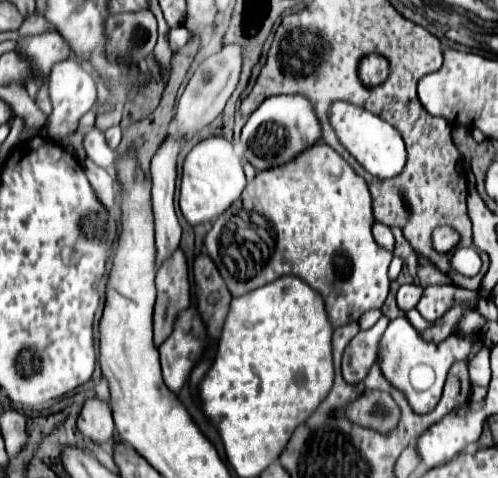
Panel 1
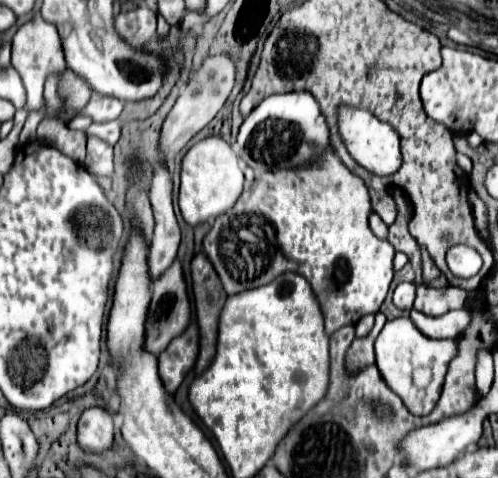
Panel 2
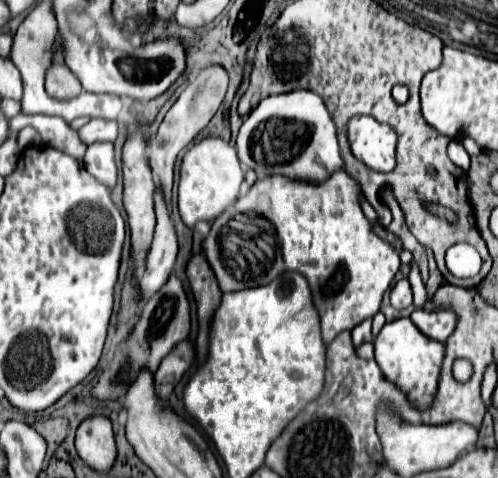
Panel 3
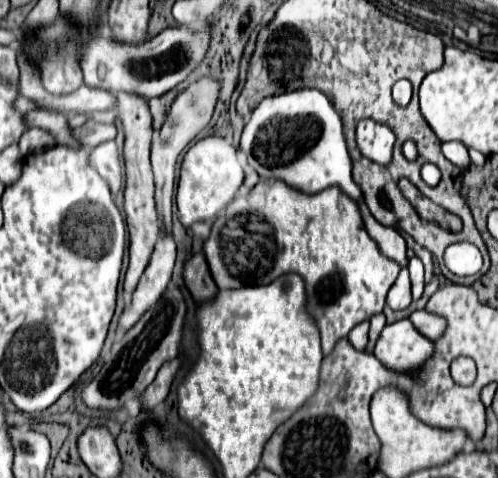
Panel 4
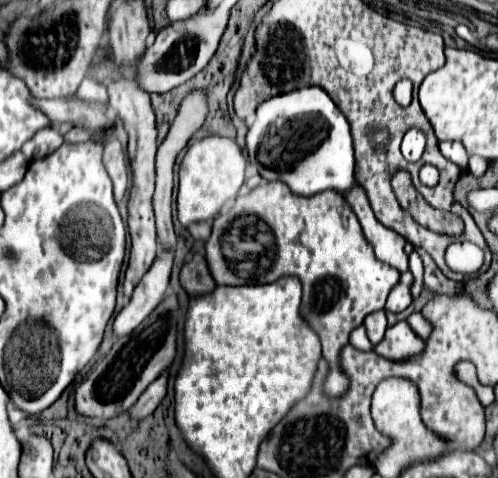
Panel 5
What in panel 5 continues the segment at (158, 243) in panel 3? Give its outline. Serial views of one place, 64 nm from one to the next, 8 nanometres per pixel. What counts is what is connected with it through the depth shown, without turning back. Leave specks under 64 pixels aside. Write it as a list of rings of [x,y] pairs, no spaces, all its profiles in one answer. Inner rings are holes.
[[[158,248],[158,256],[152,262],[152,268],[146,272],[146,276],[136,286],[132,300],[118,312],[114,320],[114,334],[126,336],[130,334],[164,298],[164,292],[168,288],[170,272],[174,262],[174,250],[172,248]]]

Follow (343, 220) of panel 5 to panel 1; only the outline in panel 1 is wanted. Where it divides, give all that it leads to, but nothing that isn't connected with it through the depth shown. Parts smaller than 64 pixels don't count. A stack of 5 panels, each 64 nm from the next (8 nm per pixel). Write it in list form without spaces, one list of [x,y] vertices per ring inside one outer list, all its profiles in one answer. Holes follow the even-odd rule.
[[[314,144],[308,152],[302,152],[284,166],[258,172],[244,188],[240,200],[218,216],[204,238],[204,248],[218,266],[232,296],[242,296],[260,288],[272,282],[274,276],[300,276],[308,286],[322,294],[328,304],[328,316],[336,328],[384,304],[390,290],[388,266],[392,254],[380,248],[372,236],[374,216],[368,184],[330,146]]]

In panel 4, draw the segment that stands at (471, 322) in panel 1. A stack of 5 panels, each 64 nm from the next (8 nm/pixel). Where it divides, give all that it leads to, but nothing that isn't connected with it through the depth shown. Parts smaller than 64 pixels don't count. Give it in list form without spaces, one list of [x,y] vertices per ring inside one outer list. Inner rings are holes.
[[[416,310],[416,312],[412,312],[410,322],[416,326],[416,330],[418,330],[420,334],[424,334],[424,336],[430,338],[430,340],[434,340],[436,336],[442,336],[444,326],[446,326],[446,322],[444,322],[442,316],[430,314],[430,312],[426,312],[426,310]]]

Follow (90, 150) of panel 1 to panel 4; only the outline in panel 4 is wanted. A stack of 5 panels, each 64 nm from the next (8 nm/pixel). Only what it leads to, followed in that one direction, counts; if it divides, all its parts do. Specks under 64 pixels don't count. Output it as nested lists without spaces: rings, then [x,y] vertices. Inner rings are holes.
[[[104,142],[92,148],[92,168],[100,172],[114,194],[122,188],[122,166],[118,160],[116,142]]]

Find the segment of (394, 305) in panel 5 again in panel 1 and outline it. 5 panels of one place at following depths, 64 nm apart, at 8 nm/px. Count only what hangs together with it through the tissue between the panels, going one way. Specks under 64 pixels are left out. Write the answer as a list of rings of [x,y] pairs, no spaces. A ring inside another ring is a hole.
[[[404,284],[404,286],[400,286],[398,296],[396,296],[398,308],[402,308],[404,312],[416,308],[416,304],[418,304],[420,298],[422,298],[422,292],[424,292],[424,288],[418,286],[418,284]]]

